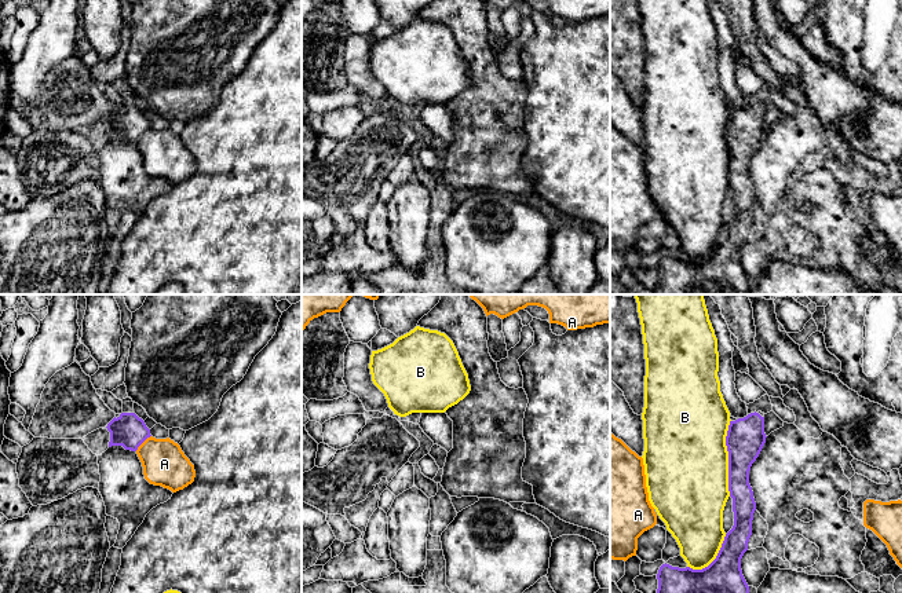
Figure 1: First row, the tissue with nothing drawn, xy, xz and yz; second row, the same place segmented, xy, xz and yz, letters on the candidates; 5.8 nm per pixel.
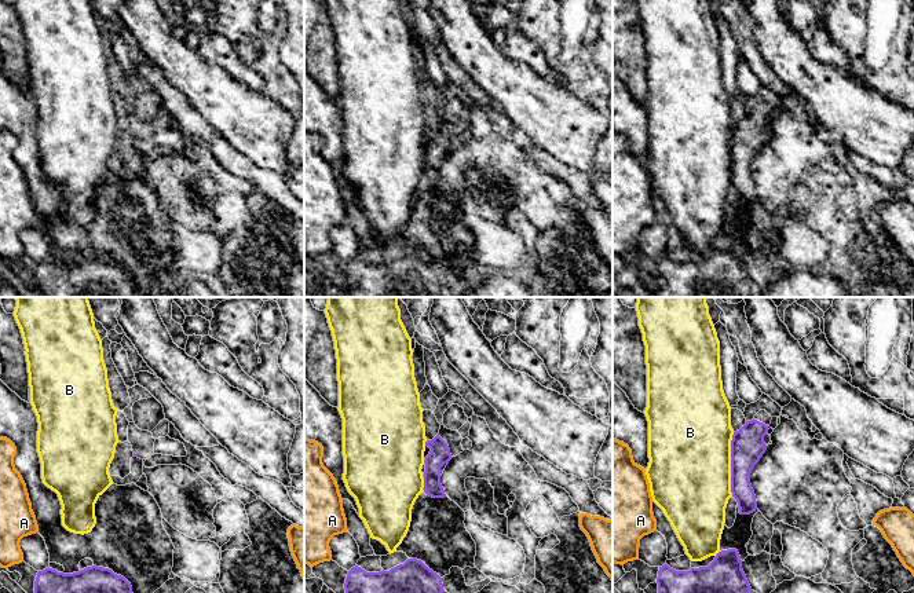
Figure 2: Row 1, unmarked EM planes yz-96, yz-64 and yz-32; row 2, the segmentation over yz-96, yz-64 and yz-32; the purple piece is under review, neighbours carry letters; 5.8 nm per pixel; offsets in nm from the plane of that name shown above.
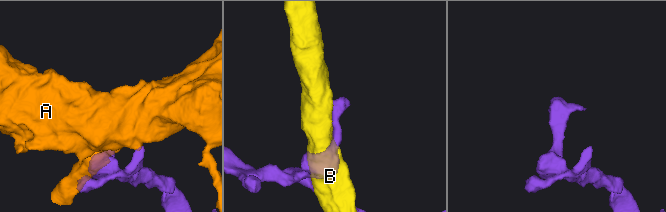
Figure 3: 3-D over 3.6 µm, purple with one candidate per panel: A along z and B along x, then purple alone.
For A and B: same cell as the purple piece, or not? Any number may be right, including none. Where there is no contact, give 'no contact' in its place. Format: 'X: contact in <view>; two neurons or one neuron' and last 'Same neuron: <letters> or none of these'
A: contact in xy; two neurons
B: contact in yz; two neurons
Same neuron: none of these

